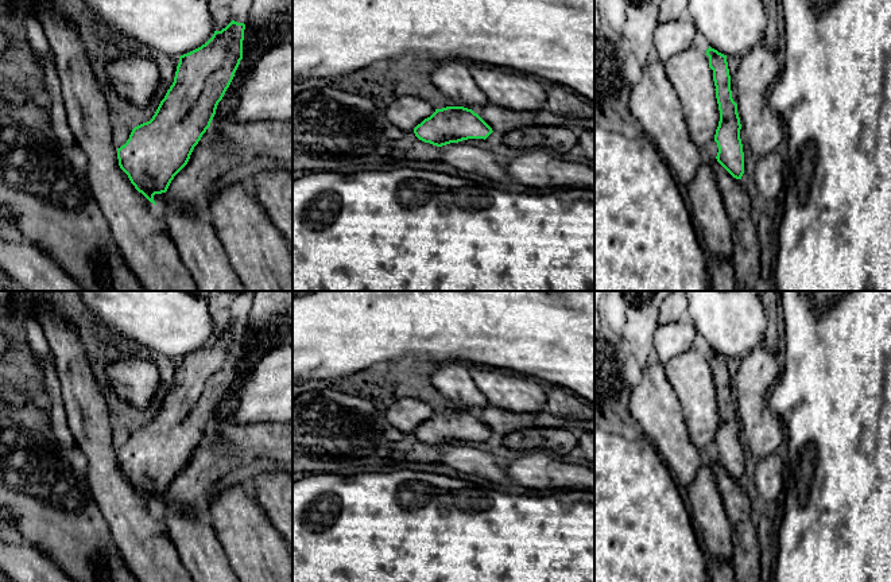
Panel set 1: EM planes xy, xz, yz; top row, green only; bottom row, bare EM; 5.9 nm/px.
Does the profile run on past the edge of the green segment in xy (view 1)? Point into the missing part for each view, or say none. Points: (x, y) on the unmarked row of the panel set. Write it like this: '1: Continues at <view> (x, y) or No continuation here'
1: No continuation here

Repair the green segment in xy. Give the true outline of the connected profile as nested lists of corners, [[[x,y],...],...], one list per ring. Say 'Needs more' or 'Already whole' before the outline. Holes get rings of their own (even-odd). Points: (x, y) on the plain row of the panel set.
Already whole. [[[232,322],[221,333],[214,333],[213,338],[205,346],[181,357],[174,384],[160,403],[152,420],[135,428],[127,445],[117,450],[120,470],[128,477],[135,490],[154,507],[156,507],[154,497],[167,493],[171,482],[187,466],[194,449],[210,428],[217,407],[222,401],[243,361],[244,331],[244,325]]]

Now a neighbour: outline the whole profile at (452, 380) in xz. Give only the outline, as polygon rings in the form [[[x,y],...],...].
[[[457,362],[433,365],[430,379],[433,387],[448,400],[457,401],[460,408],[472,411],[488,406],[468,366]]]

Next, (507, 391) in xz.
[[[472,365],[469,372],[488,406],[518,414],[546,410],[549,393],[535,379],[495,366]]]

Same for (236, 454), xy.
[[[293,422],[228,426],[217,432],[208,430],[187,466],[171,482],[164,508],[190,512],[197,520],[209,523],[209,505],[217,493],[233,484],[251,488],[259,474],[275,472],[293,472]]]

